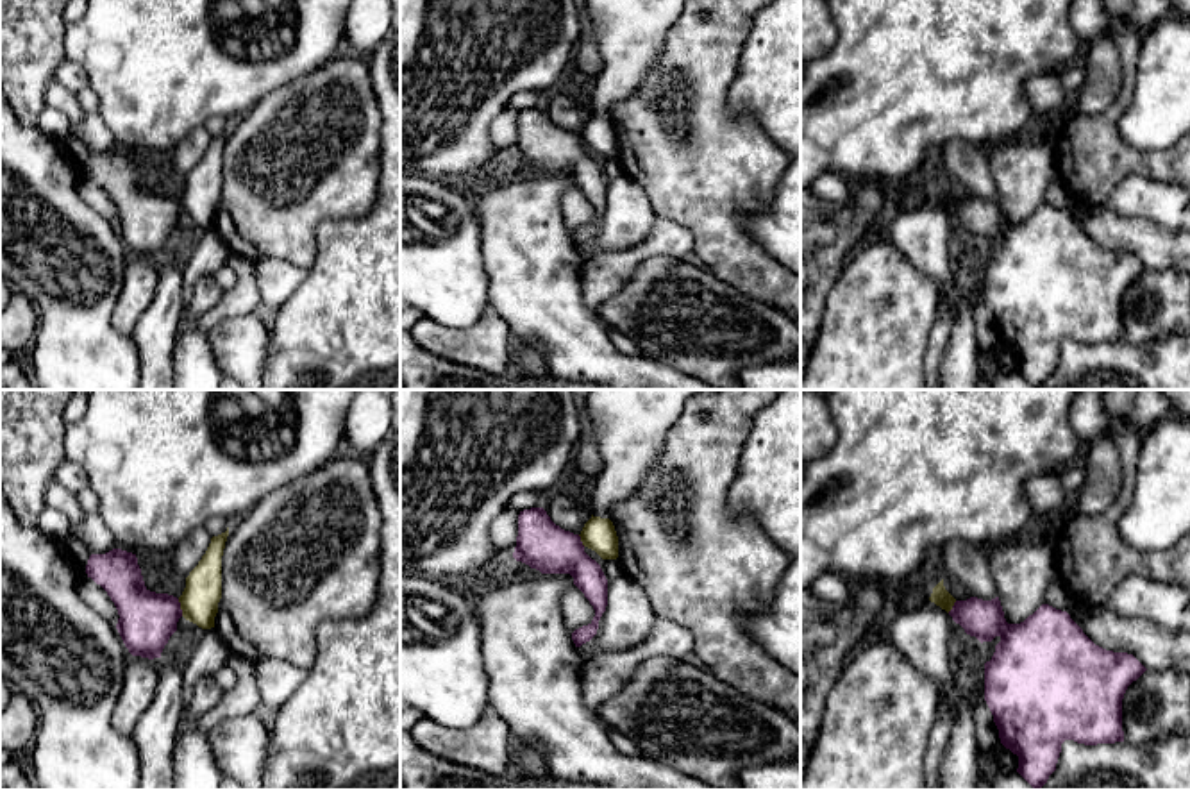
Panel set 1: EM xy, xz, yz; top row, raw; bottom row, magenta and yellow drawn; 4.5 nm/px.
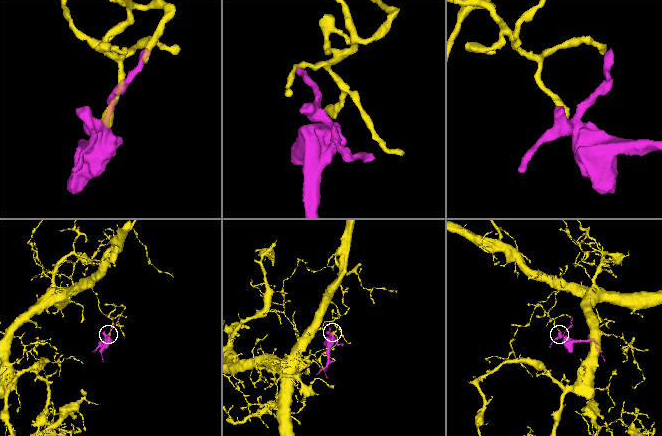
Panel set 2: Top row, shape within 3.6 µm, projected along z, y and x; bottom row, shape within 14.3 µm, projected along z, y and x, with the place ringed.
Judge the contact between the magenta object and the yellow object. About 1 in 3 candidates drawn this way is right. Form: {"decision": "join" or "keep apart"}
{"decision": "keep apart"}

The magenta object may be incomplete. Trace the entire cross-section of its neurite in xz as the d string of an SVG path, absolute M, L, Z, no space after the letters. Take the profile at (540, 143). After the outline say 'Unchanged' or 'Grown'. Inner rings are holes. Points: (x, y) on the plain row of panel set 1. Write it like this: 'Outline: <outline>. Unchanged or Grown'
Outline: M543 107L524 109L518 114L518 136L513 152L516 161L541 173L570 173L574 184L595 209L588 225L572 232L575 247L590 241L608 206L608 179L600 164L584 152L579 134L556 125Z. Unchanged

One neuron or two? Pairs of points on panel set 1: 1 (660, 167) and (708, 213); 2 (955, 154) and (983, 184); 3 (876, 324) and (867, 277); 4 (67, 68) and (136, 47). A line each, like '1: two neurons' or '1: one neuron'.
1: one neuron
2: one neuron
3: one neuron
4: two neurons

